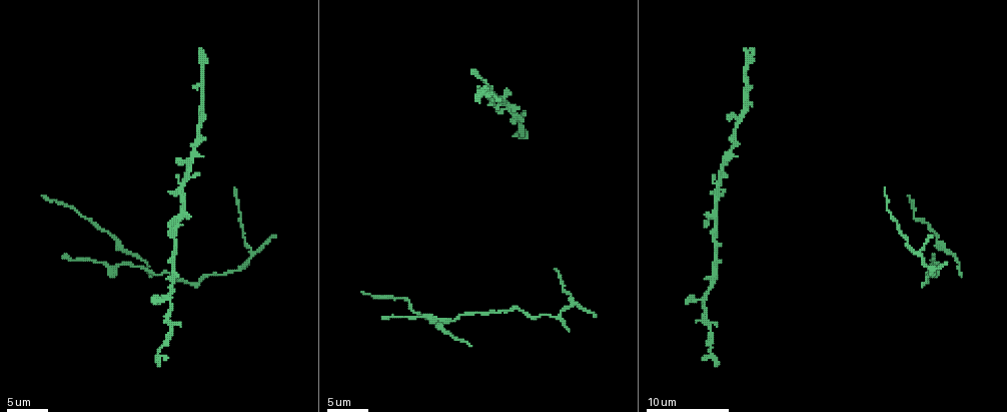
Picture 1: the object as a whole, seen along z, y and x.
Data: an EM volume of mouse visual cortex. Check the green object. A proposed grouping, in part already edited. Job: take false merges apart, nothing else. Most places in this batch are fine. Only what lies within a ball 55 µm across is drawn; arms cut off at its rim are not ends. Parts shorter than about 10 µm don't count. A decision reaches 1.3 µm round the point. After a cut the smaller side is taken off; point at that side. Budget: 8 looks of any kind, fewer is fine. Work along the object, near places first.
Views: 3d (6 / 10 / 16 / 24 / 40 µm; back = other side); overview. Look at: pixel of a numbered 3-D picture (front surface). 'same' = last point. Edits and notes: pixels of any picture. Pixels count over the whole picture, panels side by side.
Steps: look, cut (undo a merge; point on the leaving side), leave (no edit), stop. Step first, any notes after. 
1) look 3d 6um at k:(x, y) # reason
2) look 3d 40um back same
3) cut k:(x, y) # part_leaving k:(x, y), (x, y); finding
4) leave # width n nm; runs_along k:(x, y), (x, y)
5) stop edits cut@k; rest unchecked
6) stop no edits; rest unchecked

look 3d 10um at 1:(173, 241)

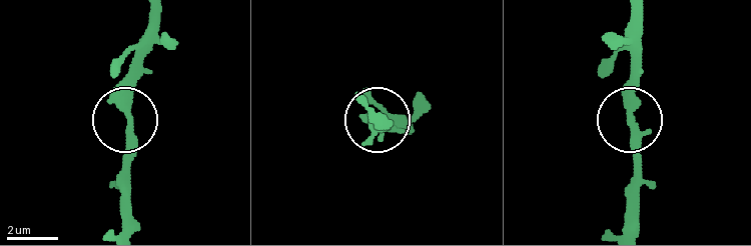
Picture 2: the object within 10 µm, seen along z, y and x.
look 3d 6um at 2:(128, 122)

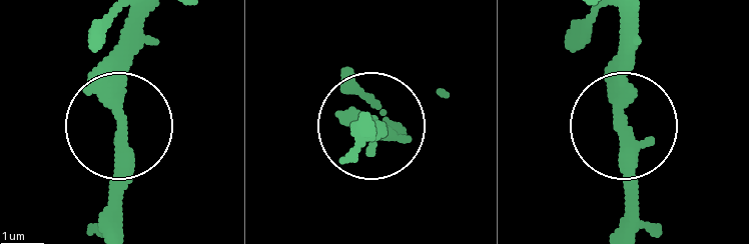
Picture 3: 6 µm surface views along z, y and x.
leave # runs_along 3:(634, 17), (624, 232); all the same neuron

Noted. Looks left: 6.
look 3d 16um at 1:(722, 189) # four-way junction

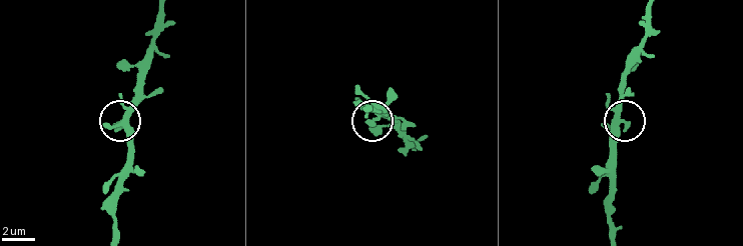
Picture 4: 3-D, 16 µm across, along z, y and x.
leave # arms 4; runs_along 4:(653, 56), (641, 53), (629, 72), (614, 136), (614, 155); one neuron here

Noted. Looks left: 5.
look 3d 6um at 1:(738, 119) # three-way junction

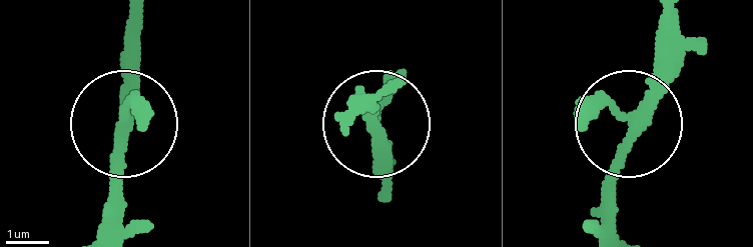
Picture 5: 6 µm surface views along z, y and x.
leave # runs_along 5:(359, 100), (382, 193); continuous, no second neuron

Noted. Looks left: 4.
look 3d 10um at 1:(906, 244) # calibre changes

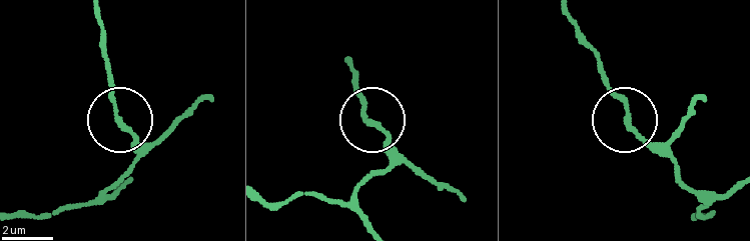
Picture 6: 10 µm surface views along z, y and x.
leave # all the same neuron

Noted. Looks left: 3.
stop no edits; rest unchecked

